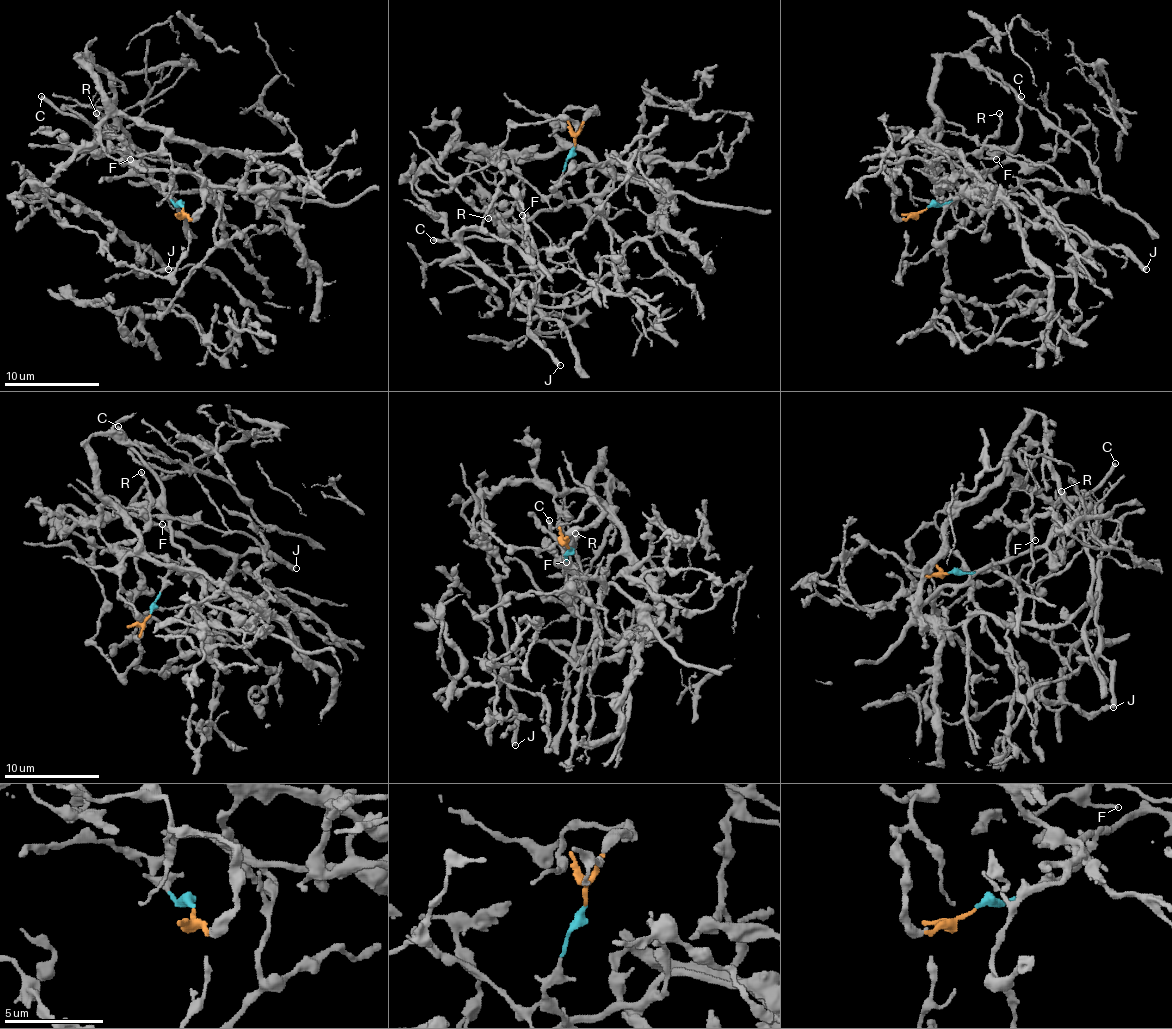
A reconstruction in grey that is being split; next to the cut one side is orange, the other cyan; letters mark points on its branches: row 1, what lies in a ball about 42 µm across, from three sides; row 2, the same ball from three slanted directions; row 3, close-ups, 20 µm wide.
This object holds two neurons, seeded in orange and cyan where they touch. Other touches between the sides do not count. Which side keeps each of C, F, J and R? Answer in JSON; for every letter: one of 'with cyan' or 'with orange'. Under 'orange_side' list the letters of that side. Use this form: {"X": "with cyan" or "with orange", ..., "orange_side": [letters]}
{"C": "with cyan", "F": "with orange", "J": "with orange", "R": "with orange", "orange_side": ["F", "J", "R"]}

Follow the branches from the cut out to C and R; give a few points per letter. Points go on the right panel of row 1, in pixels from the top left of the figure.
C: (927, 207), (963, 198), (1020, 140), (1020, 95)
R: (927, 207), (901, 219), (889, 176), (894, 159), (939, 114), (934, 159), (958, 162), (999, 128), (999, 114)

